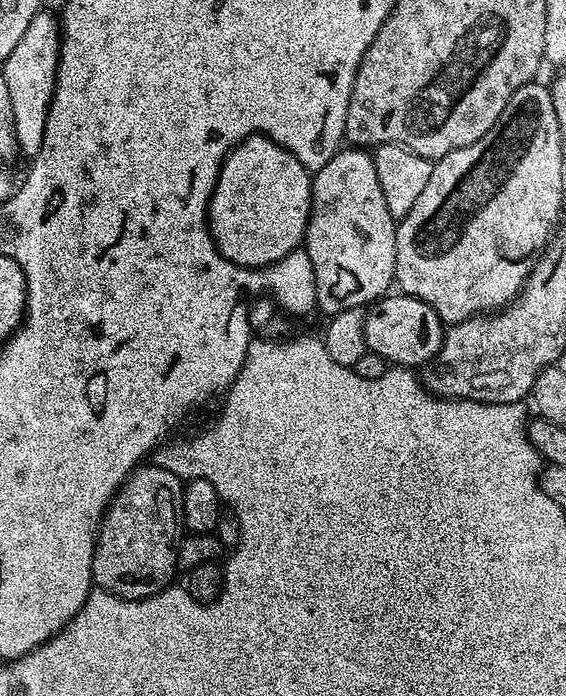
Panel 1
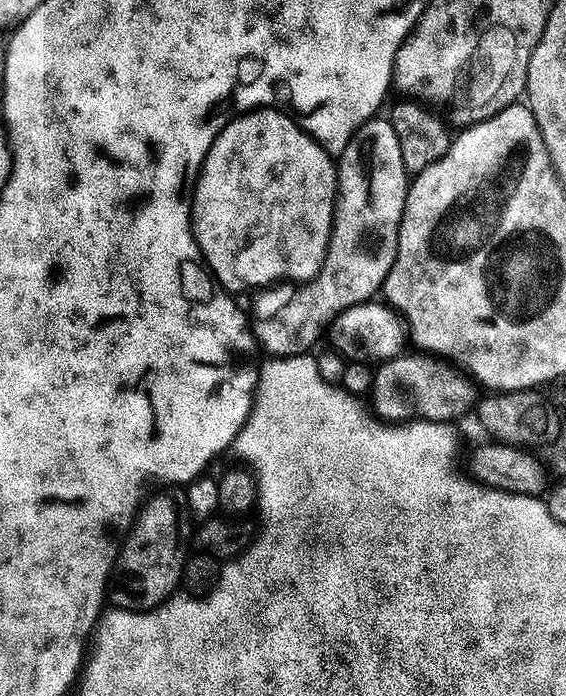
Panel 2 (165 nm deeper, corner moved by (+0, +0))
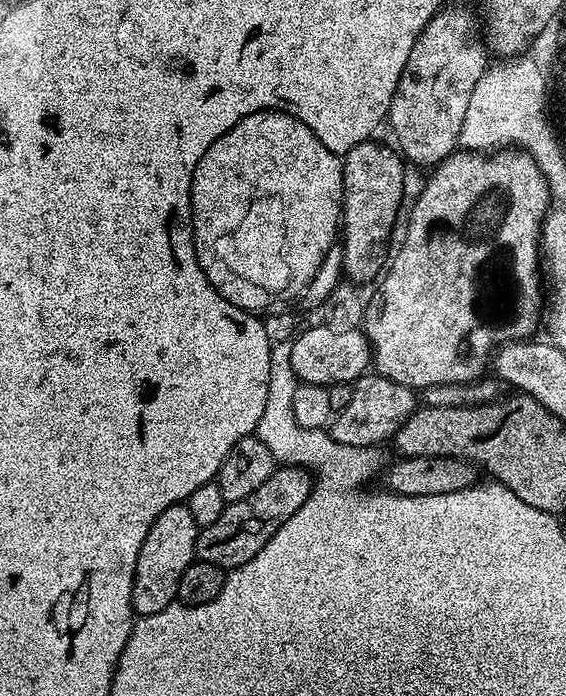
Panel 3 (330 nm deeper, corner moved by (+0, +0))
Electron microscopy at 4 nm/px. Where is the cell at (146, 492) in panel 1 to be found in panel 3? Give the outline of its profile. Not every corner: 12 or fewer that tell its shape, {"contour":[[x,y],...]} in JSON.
{"contour":[[187,503],[162,510],[138,550],[137,617],[166,610],[196,559]]}

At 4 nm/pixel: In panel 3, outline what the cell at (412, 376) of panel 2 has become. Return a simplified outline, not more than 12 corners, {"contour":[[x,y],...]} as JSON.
{"contour":[[379,374],[352,384],[330,431],[380,446],[412,417],[417,393]]}

